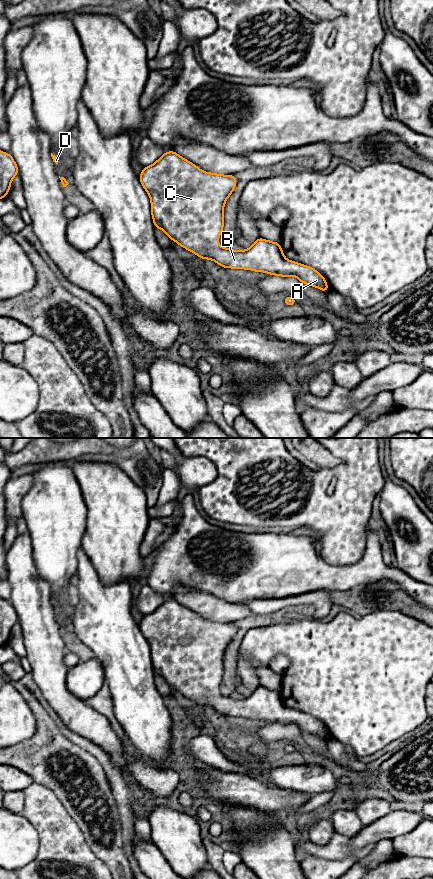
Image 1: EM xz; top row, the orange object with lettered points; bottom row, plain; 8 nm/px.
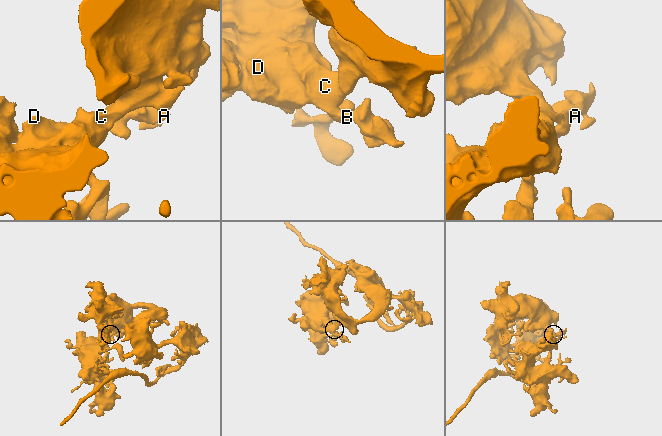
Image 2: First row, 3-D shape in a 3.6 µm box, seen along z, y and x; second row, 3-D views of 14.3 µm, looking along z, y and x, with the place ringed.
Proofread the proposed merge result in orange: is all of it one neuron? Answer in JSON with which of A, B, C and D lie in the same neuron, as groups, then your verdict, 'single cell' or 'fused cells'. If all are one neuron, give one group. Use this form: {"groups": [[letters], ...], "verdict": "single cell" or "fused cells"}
{"groups": [["A", "B", "C", "D"]], "verdict": "single cell"}

